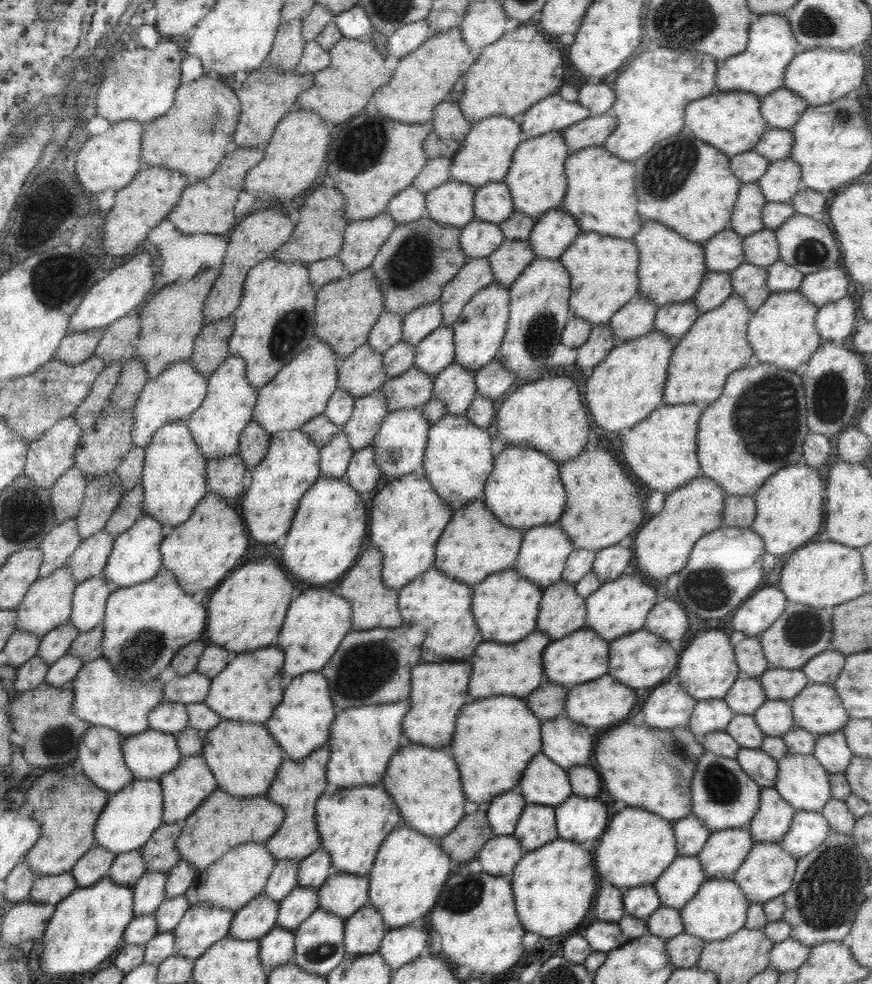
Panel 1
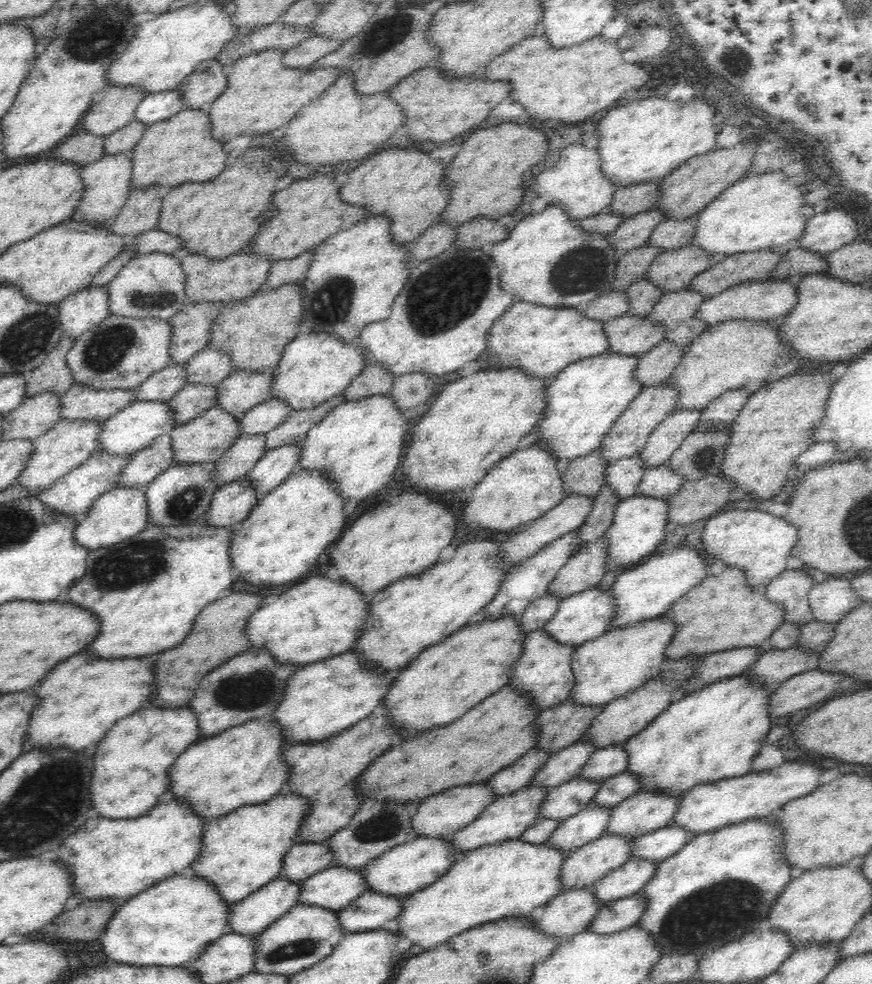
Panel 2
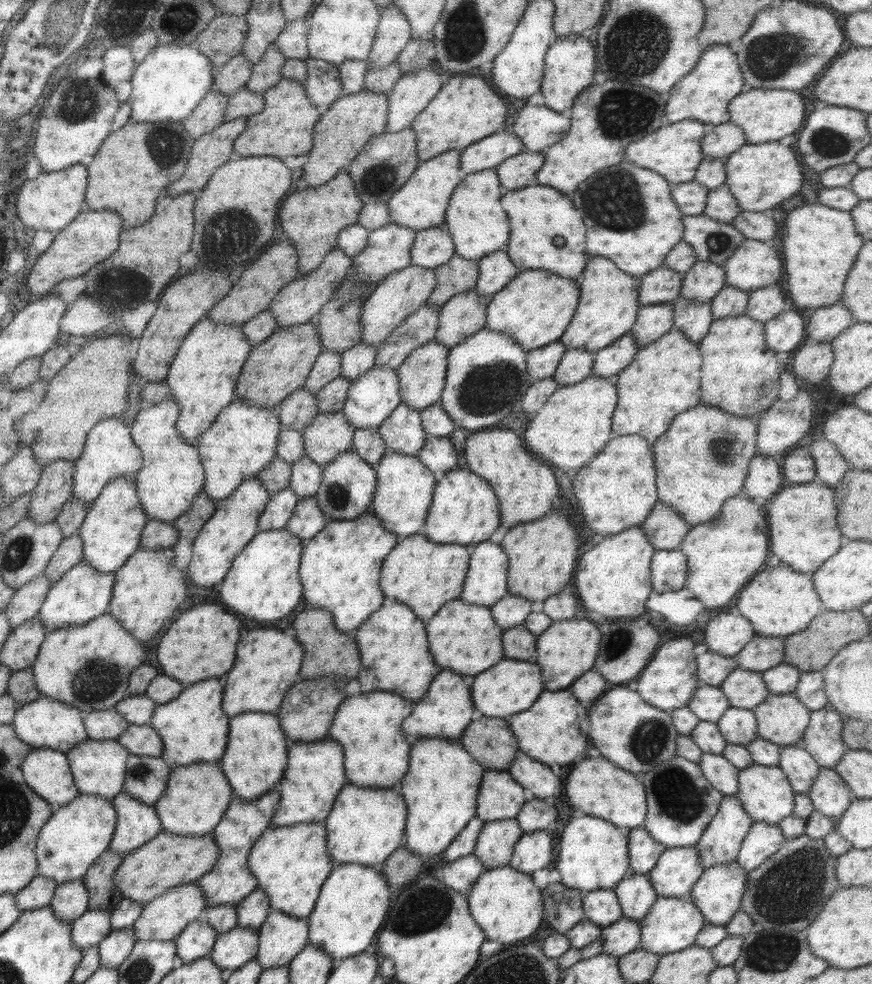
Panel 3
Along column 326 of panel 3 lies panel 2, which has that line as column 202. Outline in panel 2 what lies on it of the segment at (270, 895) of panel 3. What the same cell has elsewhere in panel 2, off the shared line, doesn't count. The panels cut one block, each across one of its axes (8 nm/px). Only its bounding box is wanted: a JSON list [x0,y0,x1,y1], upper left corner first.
[190,791,311,903]

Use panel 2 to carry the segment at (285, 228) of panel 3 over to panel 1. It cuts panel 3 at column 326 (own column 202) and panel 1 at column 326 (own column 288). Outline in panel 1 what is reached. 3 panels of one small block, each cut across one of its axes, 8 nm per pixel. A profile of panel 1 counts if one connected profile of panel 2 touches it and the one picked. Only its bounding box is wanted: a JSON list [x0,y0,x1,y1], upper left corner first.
[325,106,432,223]

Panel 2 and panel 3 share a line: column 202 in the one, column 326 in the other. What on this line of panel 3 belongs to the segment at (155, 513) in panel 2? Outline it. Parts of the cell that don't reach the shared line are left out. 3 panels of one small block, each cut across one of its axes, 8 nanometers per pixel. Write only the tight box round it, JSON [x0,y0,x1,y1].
[312,451,376,522]

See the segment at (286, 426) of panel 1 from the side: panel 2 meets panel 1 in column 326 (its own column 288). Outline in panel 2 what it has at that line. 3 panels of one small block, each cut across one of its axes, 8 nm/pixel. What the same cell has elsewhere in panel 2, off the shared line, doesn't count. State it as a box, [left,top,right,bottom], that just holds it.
[273,331,370,411]

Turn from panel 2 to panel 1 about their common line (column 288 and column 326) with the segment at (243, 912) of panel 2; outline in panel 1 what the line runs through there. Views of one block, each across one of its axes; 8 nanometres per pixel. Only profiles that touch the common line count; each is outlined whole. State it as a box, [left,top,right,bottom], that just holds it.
[317,872,368,920]

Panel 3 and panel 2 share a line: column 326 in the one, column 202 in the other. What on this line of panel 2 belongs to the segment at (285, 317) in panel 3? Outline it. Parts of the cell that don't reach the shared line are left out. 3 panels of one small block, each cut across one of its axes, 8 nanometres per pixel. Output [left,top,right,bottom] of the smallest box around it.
[181,249,275,302]

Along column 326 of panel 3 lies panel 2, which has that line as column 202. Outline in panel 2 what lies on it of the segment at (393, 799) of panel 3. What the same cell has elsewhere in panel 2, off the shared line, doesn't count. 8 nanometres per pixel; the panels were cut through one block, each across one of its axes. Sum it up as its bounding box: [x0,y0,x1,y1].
[53,797,209,903]

